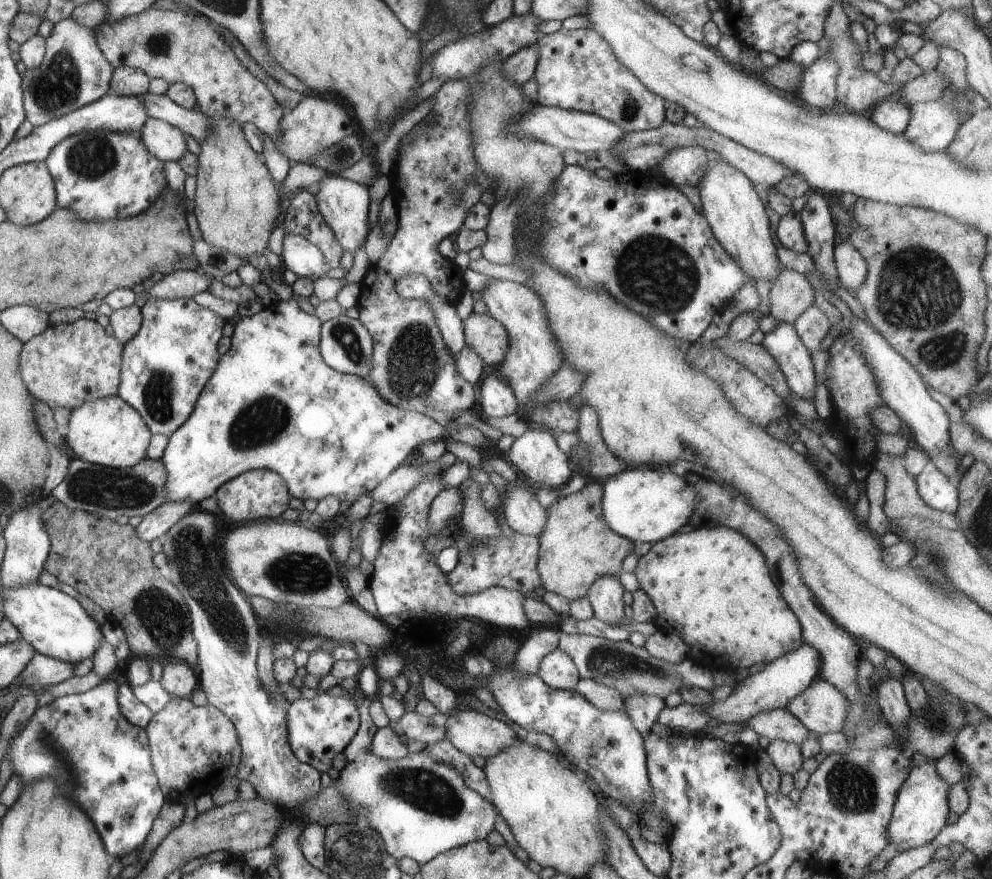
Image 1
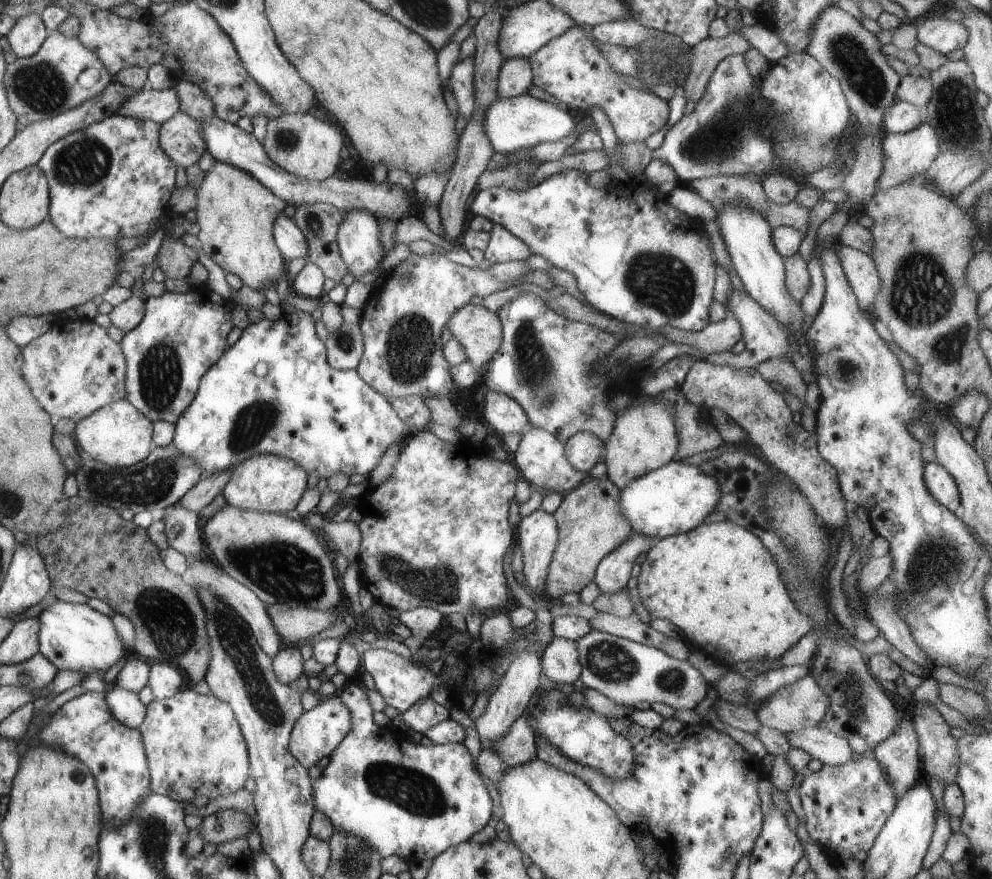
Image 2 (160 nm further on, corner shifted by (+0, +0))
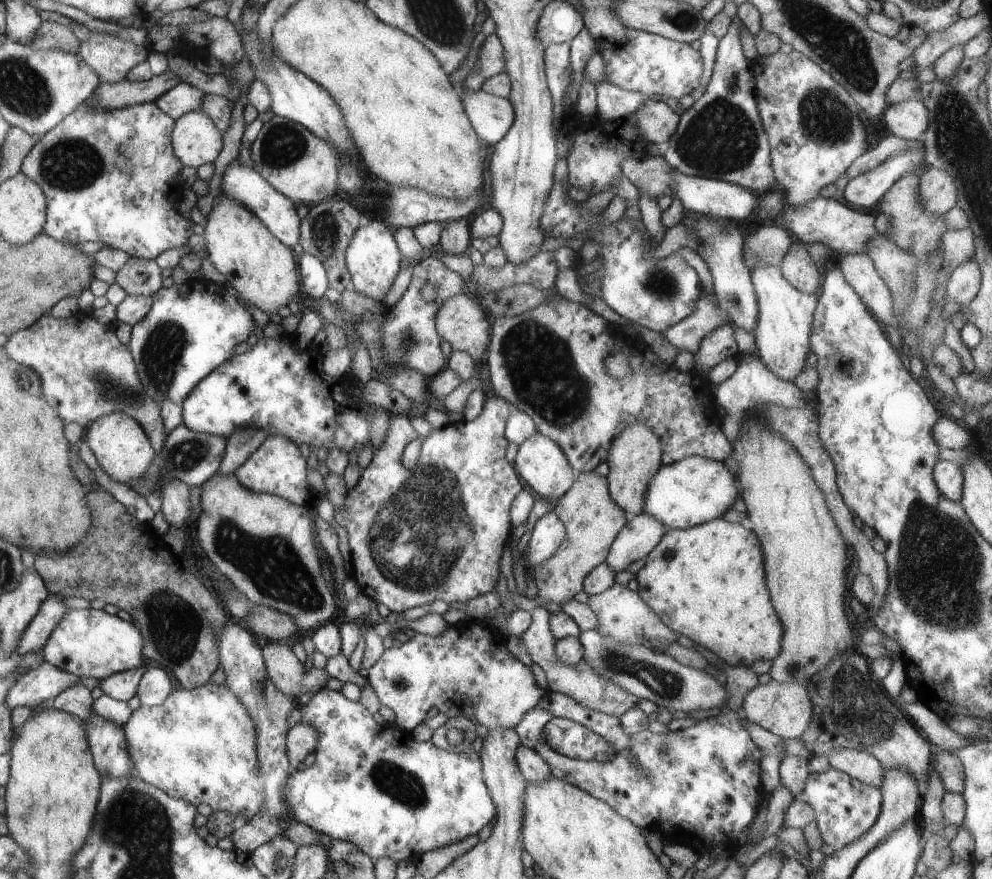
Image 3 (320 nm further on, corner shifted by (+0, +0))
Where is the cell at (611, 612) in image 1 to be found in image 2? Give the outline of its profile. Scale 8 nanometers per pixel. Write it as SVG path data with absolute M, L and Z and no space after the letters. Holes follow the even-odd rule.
M634 533L612 552L609 552L599 563L595 572L596 584L601 593L621 591L630 580L630 572L638 556L646 554L654 544L654 538L642 533Z

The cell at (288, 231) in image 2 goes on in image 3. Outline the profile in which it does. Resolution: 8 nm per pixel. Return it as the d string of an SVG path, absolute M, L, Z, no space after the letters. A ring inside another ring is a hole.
M235 159L222 176L221 190L226 196L234 198L236 202L242 202L242 206L256 213L262 224L286 248L292 249L300 242L301 219L297 214L297 206L270 186L254 168L242 162L236 162Z

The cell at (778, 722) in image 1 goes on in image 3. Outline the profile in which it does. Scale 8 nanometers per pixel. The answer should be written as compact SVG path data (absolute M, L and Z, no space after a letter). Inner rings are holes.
M836 748L826 756L831 768L854 775L863 784L882 787L883 765L872 754L846 748Z

